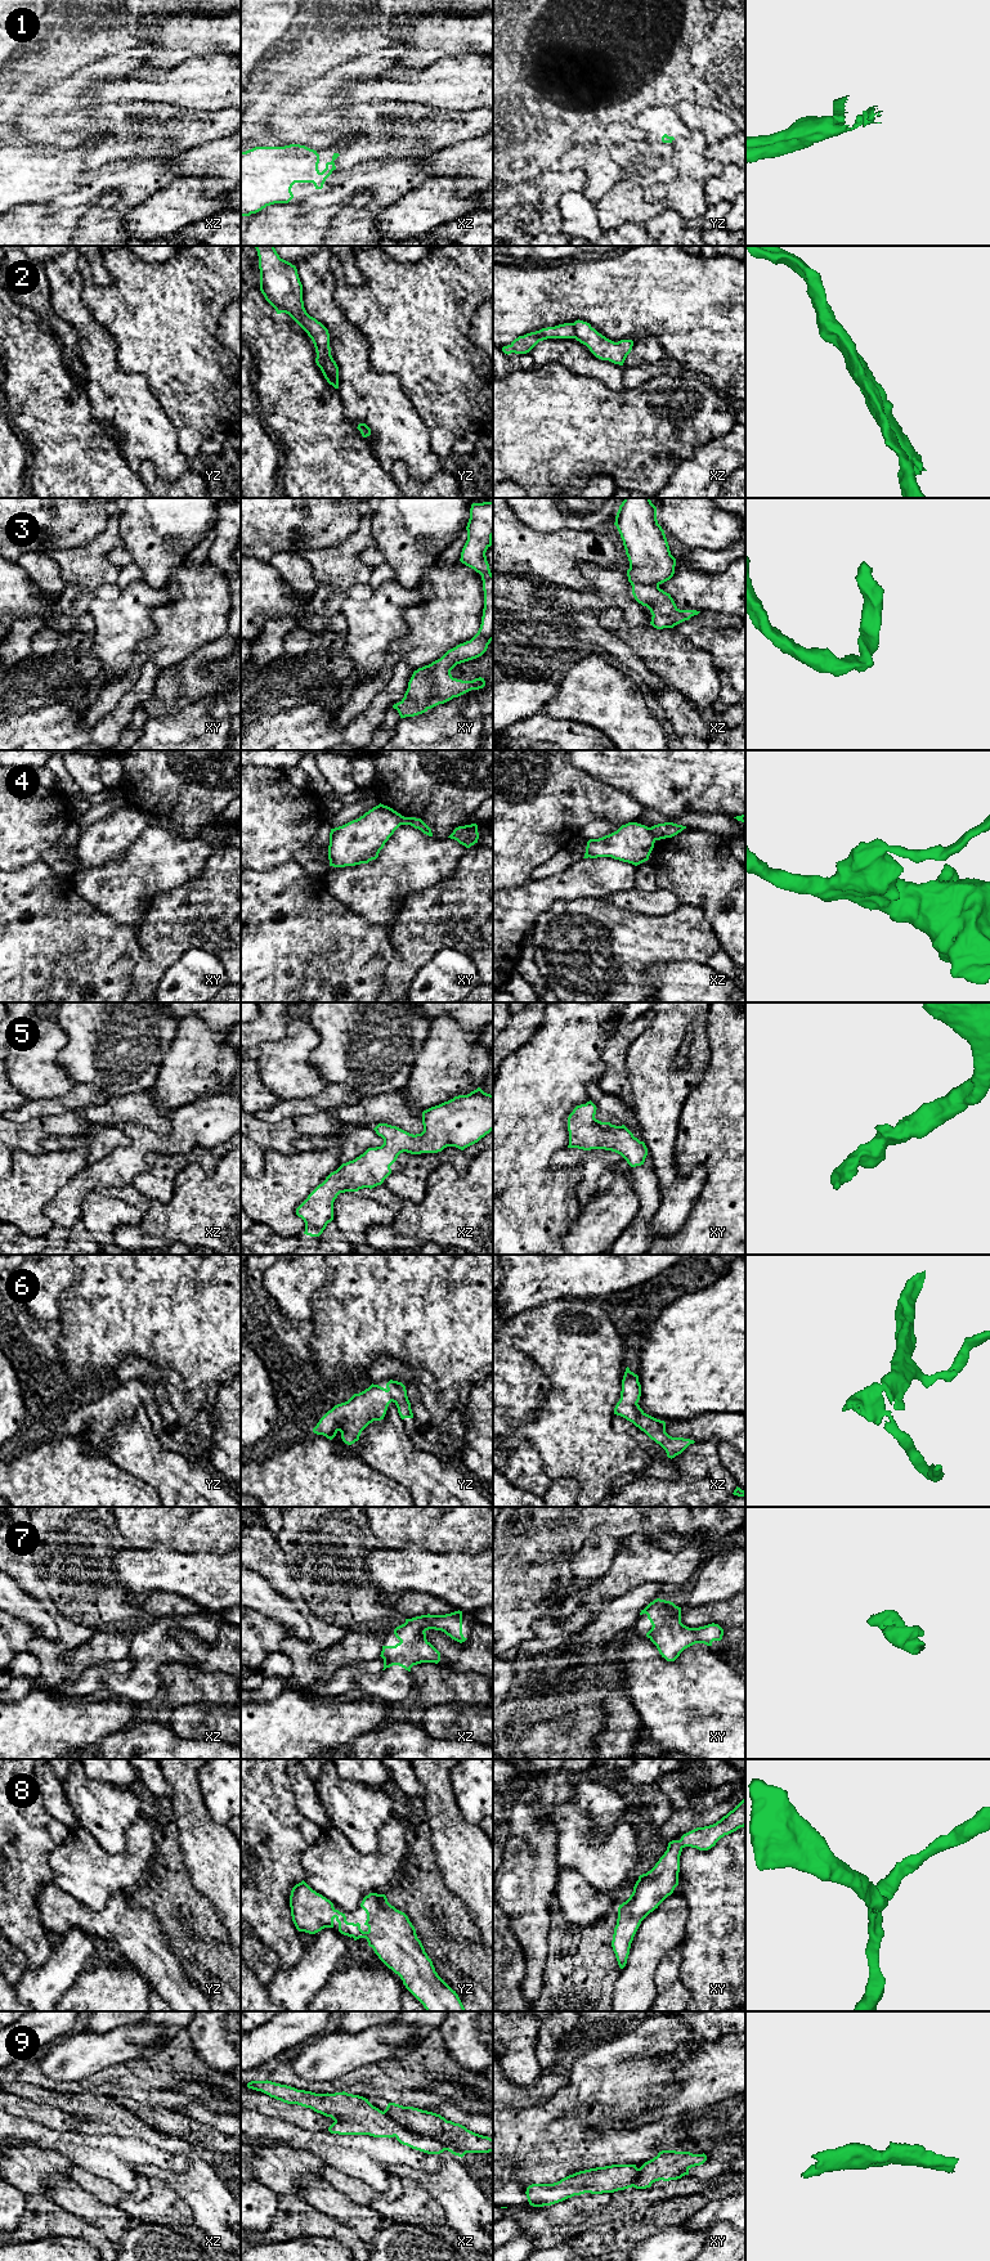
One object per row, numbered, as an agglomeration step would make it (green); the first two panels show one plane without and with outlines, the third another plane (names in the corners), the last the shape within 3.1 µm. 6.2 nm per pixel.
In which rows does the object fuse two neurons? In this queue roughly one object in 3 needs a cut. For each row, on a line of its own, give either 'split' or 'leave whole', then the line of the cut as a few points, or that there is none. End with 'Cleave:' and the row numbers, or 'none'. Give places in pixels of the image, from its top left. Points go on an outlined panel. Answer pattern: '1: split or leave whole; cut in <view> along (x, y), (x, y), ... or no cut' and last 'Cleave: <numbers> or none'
1: leave whole; no cut
2: split; cut in xz along (572, 323), (574, 337)
3: leave whole; no cut
4: split; cut in xz along (649, 828), (655, 839)
5: leave whole; no cut
6: leave whole; no cut
7: leave whole; no cut
8: leave whole; no cut
9: split; cut in xz along (384, 2111), (407, 2130), (434, 2139), (443, 2150)
Cleave: 2, 4, 9

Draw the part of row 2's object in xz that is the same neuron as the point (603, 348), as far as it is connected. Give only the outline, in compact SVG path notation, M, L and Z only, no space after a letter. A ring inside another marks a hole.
M579 319L573 326L574 338L586 345L596 358L623 365L627 355L632 350L632 340L614 342L599 333L590 323Z

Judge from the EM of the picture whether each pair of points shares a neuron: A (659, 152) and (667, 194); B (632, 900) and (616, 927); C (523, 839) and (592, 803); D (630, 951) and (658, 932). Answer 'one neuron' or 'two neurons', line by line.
A: two neurons
B: two neurons
C: one neuron
D: one neuron

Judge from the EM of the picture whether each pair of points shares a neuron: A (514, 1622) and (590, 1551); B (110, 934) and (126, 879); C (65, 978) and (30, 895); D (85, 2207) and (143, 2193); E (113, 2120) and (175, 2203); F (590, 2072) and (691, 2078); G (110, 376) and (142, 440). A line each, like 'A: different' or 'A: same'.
A: different
B: different
C: same
D: different
E: different
F: different
G: same

